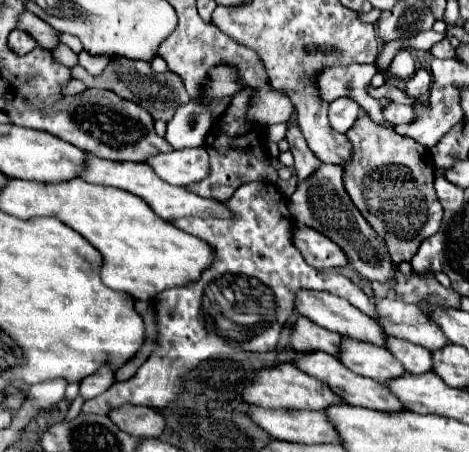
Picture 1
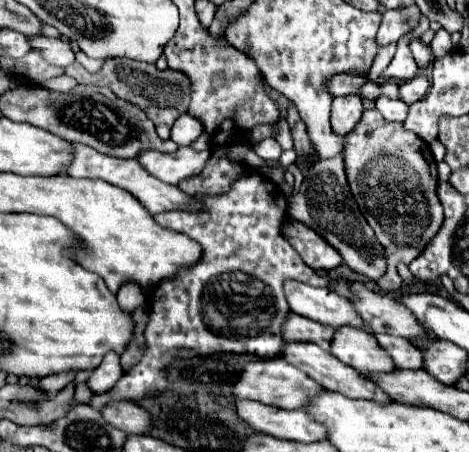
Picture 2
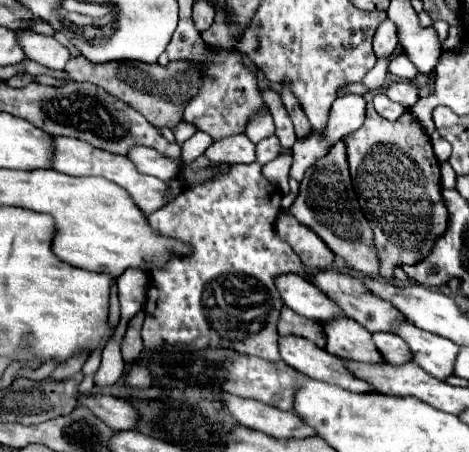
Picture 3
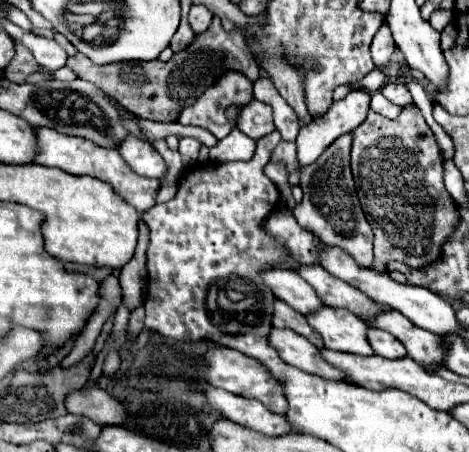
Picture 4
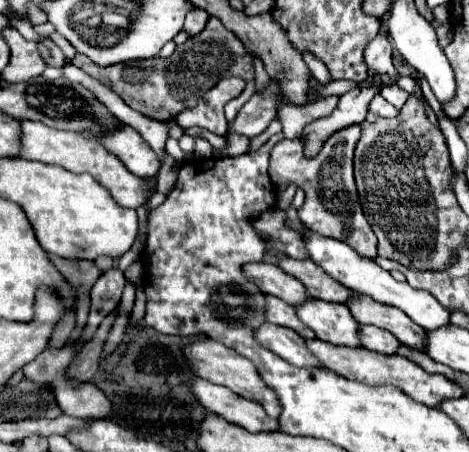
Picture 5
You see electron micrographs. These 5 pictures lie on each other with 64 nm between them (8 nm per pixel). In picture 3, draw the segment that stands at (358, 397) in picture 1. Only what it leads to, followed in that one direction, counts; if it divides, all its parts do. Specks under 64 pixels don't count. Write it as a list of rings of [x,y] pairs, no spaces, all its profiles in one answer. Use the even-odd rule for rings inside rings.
[[[280,336],[280,356],[286,364],[296,368],[298,372],[306,374],[308,378],[340,386],[348,392],[364,394],[376,392],[370,384],[356,378],[342,360],[332,356],[330,352],[318,348],[314,342],[300,338],[300,336]]]

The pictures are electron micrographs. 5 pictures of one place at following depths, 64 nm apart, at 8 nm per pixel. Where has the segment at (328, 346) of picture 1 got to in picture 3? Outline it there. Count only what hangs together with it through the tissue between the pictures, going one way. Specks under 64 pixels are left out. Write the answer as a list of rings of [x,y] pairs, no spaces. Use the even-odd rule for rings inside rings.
[[[282,308],[282,314],[280,314],[280,322],[278,322],[278,332],[288,336],[288,334],[294,334],[294,336],[302,336],[302,338],[308,338],[312,340],[314,344],[318,344],[320,348],[326,346],[326,334],[322,330],[322,324],[310,318],[304,318],[300,314],[296,314],[294,310],[290,308]]]

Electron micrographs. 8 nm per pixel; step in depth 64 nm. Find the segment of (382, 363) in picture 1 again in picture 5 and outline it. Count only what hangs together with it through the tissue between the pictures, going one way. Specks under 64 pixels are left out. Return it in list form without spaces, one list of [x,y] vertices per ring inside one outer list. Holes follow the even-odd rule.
[[[308,300],[302,306],[296,306],[298,318],[316,332],[316,336],[334,346],[360,348],[358,330],[360,324],[354,320],[348,306],[330,304],[324,300]]]

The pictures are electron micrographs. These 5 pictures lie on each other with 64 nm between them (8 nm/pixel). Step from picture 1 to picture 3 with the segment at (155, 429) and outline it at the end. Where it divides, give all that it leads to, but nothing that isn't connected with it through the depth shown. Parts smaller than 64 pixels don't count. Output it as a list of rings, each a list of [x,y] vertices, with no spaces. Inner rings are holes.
[[[80,396],[78,404],[90,408],[104,424],[108,424],[116,432],[134,430],[140,420],[136,408],[130,402],[114,396]]]

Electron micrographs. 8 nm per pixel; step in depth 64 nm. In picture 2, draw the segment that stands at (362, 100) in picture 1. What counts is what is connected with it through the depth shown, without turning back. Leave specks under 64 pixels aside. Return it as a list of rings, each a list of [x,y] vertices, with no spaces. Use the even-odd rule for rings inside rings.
[[[348,70],[348,72],[340,72],[340,74],[334,74],[326,88],[328,92],[336,98],[336,96],[346,96],[346,94],[356,94],[360,96],[360,88],[366,84],[368,80],[368,70],[364,72],[356,72],[356,70]]]

